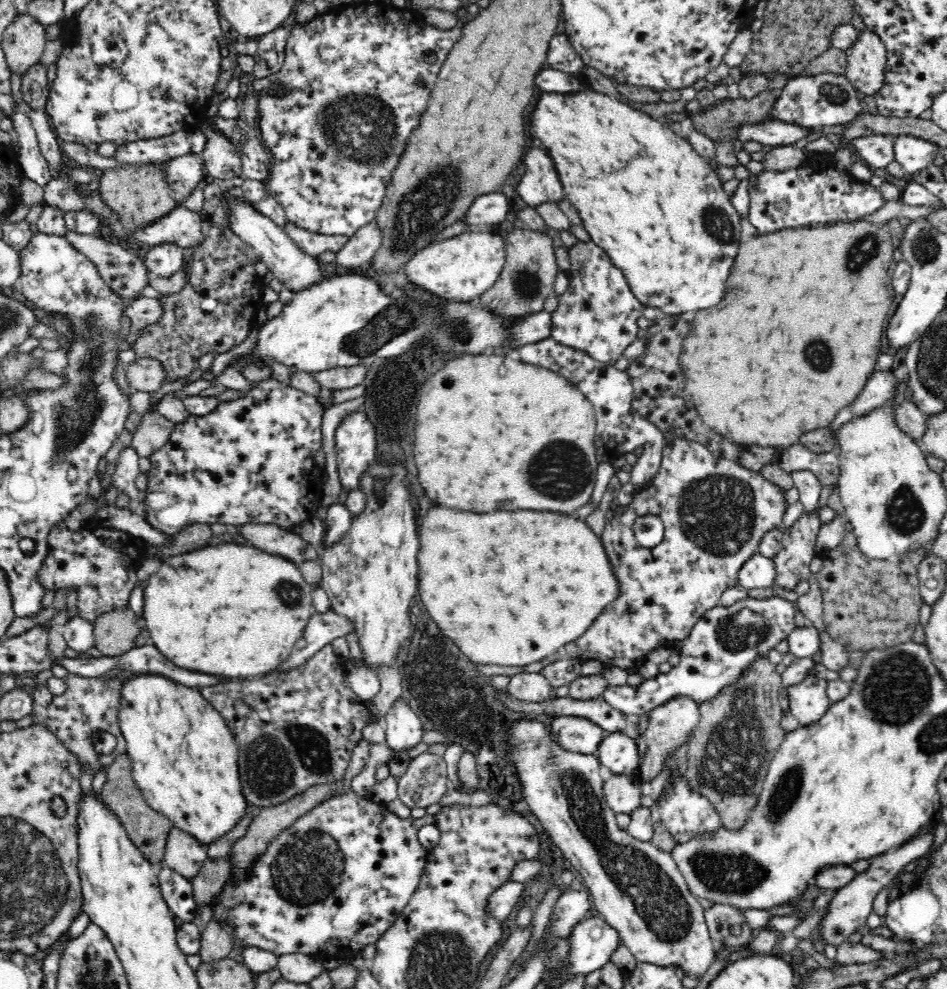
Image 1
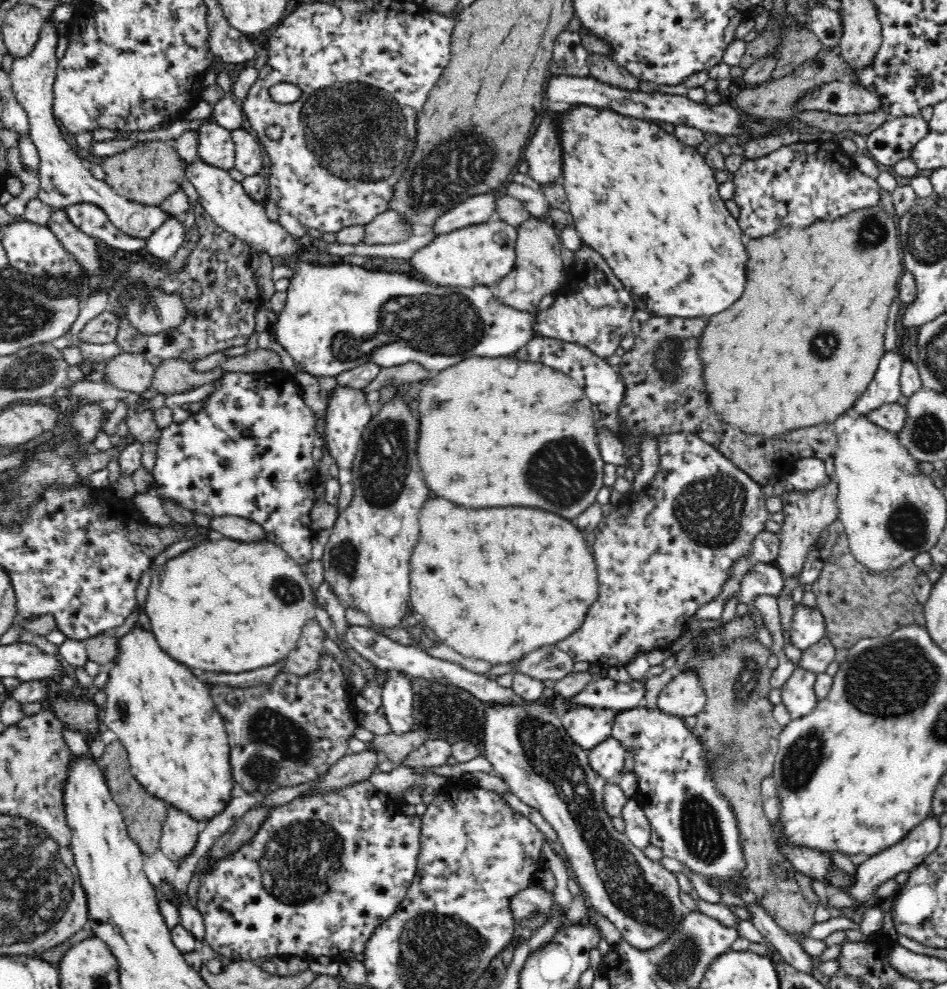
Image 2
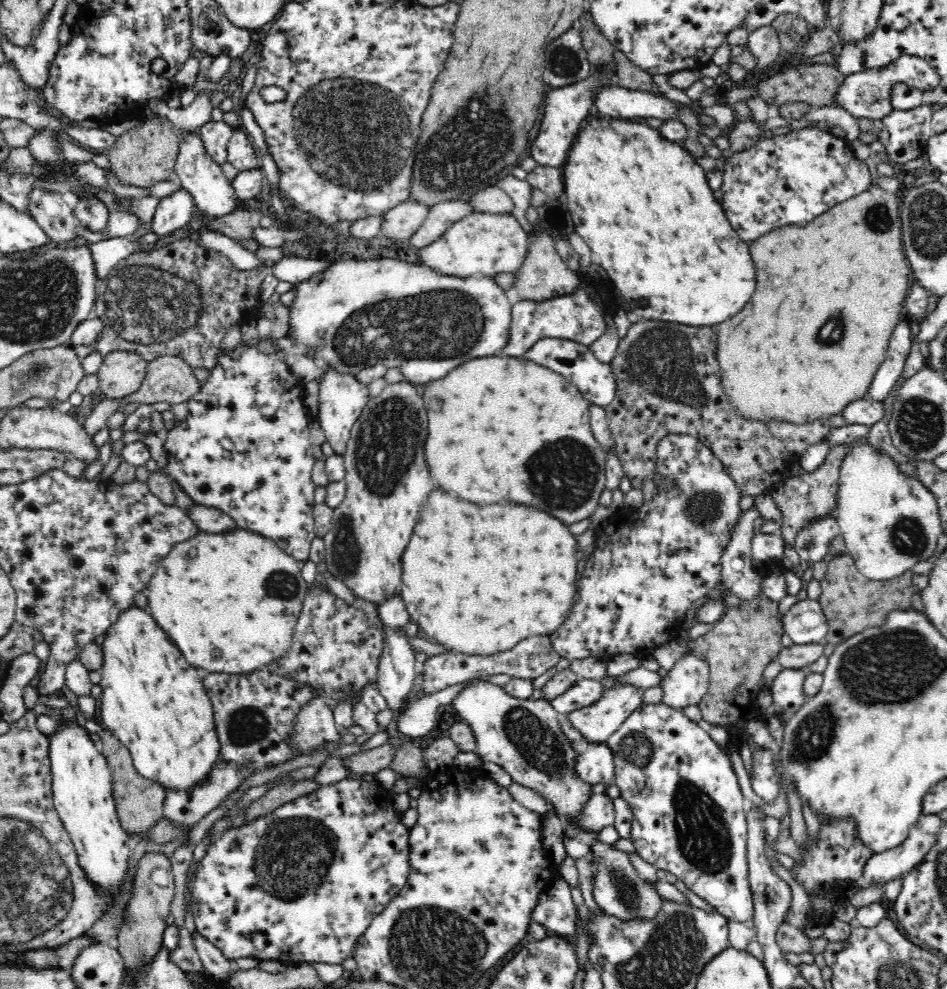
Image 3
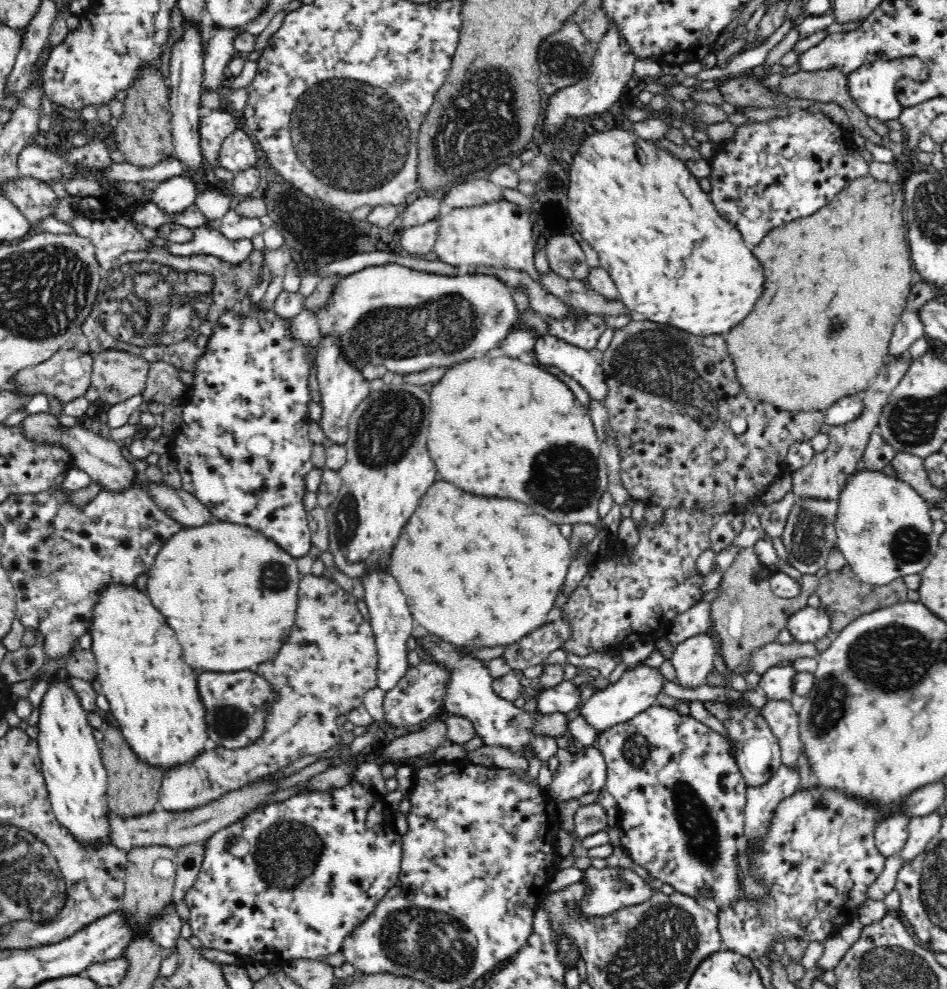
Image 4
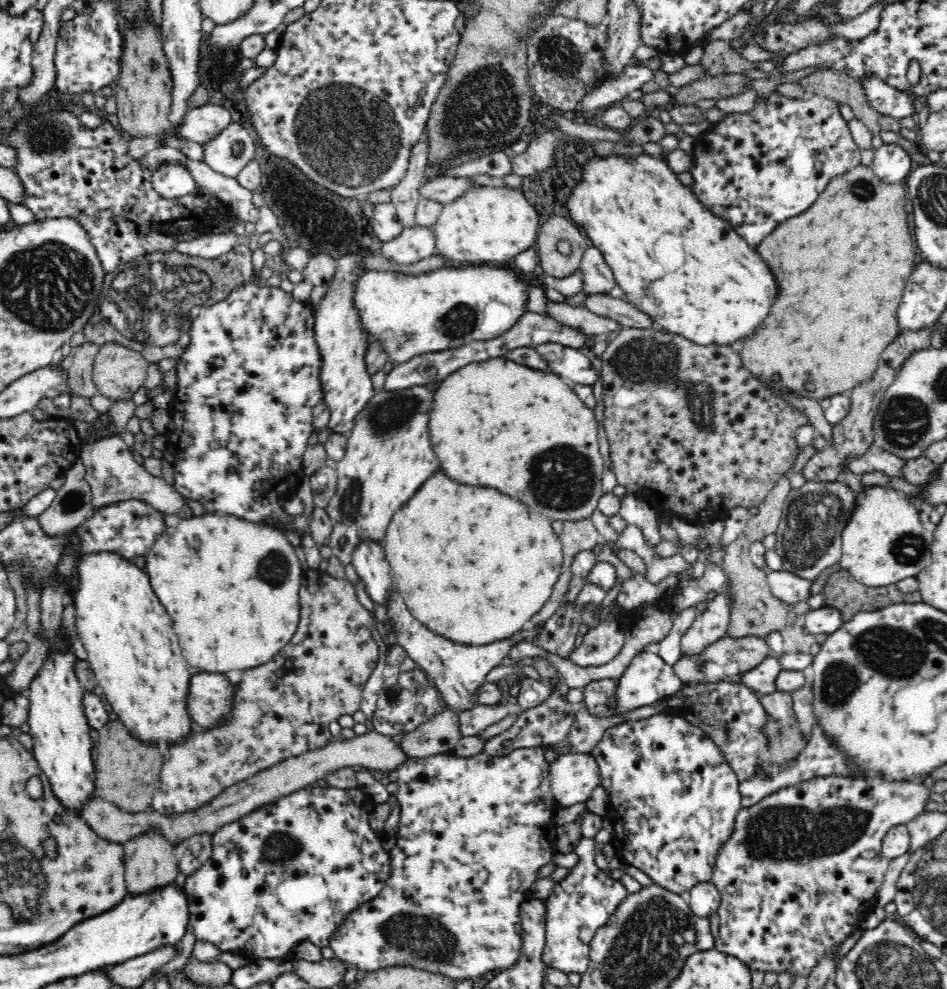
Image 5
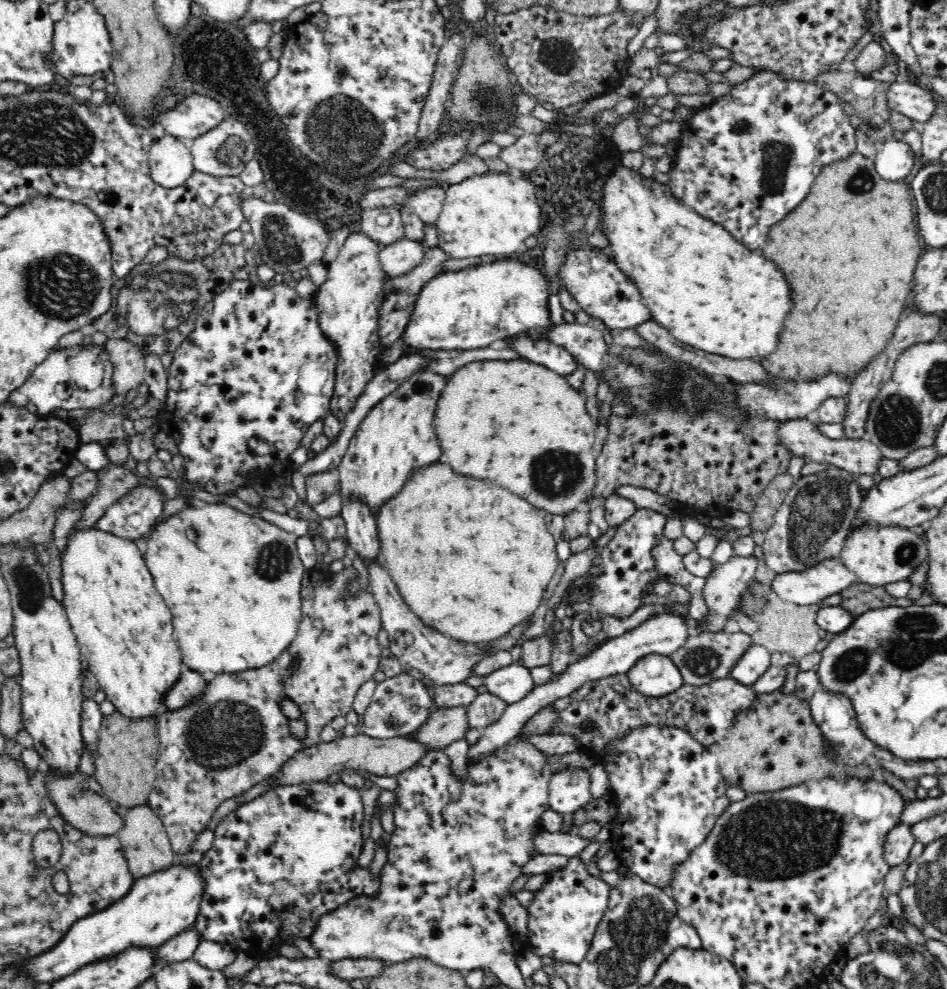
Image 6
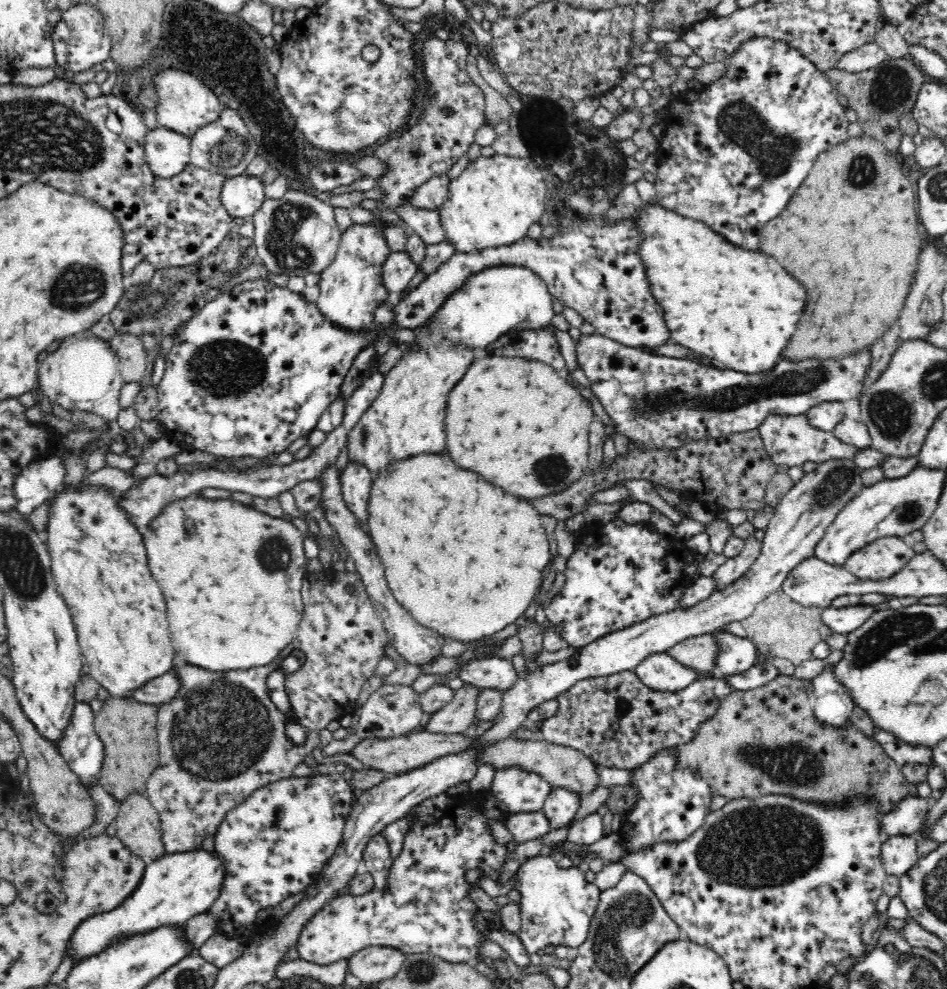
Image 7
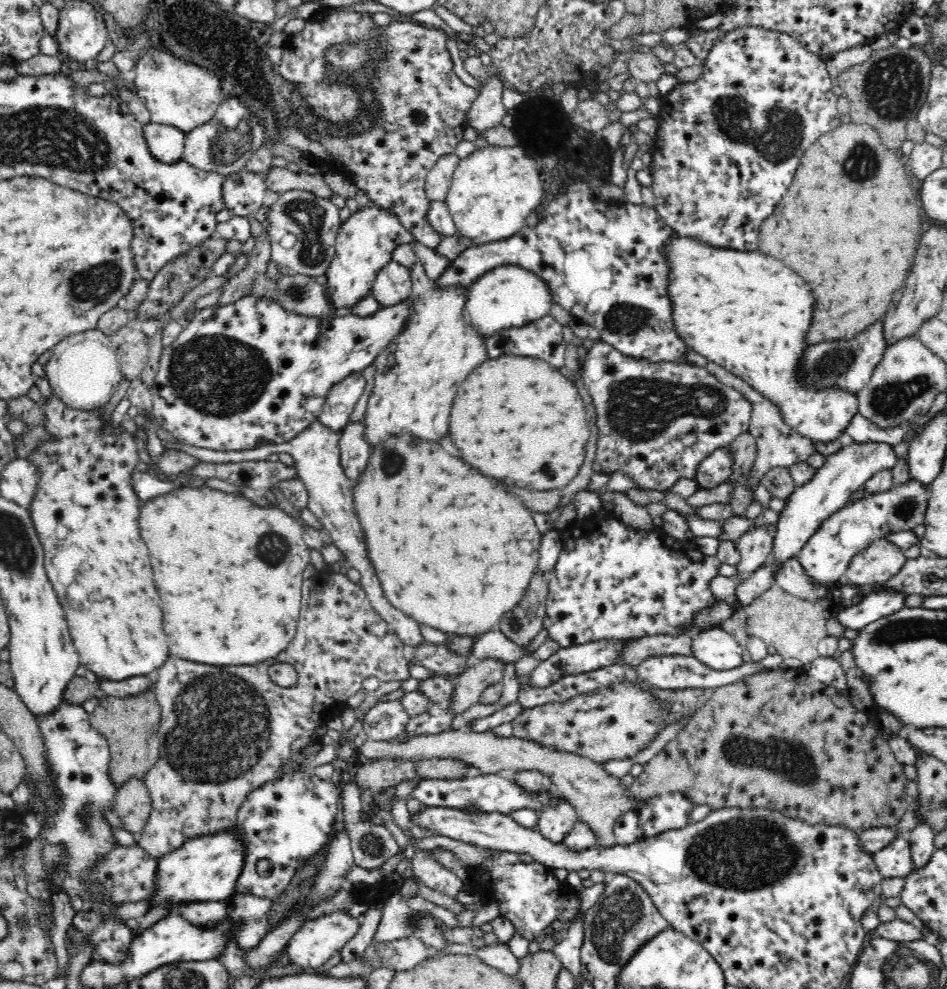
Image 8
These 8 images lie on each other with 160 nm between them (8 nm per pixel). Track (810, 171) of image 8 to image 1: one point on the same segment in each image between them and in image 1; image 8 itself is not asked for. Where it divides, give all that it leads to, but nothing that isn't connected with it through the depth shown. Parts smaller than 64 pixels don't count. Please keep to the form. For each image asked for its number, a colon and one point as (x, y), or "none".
1: (766, 379)
2: (765, 372)
3: (853, 253)
4: (854, 250)
5: (842, 266)
6: (849, 288)
7: (856, 252)

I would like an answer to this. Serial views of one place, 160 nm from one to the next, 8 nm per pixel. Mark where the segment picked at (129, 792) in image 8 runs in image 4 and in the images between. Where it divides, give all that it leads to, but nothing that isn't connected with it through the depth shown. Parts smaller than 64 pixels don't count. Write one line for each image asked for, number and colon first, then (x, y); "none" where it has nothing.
4: (145, 894)
5: (150, 862)
6: (147, 848)
7: (138, 826)

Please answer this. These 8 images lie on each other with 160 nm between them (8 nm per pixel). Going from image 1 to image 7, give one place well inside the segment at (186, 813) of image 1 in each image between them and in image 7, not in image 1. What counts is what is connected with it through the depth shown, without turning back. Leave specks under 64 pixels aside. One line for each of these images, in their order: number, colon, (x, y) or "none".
2: (177, 746)
3: (153, 701)
4: (152, 693)
5: (131, 648)
6: (124, 630)
7: (97, 556)

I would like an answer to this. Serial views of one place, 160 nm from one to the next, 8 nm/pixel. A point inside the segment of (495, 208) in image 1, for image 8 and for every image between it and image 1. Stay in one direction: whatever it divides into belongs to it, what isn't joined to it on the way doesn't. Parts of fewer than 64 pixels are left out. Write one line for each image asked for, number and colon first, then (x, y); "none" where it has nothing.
2: (479, 209)
3: (441, 215)
4: (418, 240)
5: (415, 243)
6: (398, 258)
7: (398, 271)
8: (392, 286)

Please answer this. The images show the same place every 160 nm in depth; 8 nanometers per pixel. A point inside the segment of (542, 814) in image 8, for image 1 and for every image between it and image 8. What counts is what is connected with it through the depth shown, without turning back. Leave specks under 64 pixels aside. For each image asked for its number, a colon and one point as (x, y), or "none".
1: (618, 752)
2: (607, 758)
3: (595, 765)
4: (582, 771)
5: (573, 776)
6: (568, 791)
7: (561, 806)

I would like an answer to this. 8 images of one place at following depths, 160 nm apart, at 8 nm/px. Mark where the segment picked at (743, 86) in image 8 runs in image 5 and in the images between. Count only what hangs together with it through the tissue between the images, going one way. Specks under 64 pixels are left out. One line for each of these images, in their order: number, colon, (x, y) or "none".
5: (756, 169)
6: (745, 161)
7: (734, 151)

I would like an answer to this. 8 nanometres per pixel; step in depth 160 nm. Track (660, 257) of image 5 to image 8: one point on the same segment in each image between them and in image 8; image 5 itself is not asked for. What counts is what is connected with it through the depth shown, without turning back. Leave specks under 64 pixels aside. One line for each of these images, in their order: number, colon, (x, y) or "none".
6: (712, 293)
7: (723, 301)
8: (746, 311)

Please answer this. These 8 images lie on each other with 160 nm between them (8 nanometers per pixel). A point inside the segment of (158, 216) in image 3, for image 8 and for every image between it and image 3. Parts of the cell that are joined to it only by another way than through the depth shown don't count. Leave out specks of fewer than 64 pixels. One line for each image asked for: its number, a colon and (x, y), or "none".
4: (176, 193)
5: (171, 179)
6: (170, 162)
7: (167, 152)
8: (166, 143)

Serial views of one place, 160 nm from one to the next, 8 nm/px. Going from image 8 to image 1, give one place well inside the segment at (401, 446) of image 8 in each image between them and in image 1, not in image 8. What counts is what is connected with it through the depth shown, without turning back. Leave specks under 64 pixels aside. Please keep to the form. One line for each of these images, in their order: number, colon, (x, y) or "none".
1: (510, 588)
2: (493, 584)
3: (478, 579)
4: (468, 595)
5: (474, 565)
6: (475, 590)
7: (425, 515)

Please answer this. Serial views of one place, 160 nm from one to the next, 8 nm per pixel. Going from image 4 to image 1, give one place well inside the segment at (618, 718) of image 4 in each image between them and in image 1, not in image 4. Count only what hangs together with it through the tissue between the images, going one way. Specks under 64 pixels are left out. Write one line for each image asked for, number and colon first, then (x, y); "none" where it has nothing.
1: (575, 733)
2: (588, 726)
3: (596, 722)

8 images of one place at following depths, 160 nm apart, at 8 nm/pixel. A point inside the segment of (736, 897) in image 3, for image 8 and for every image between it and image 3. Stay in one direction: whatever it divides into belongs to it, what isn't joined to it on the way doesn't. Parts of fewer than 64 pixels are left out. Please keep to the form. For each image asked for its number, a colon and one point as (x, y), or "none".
4: (681, 797)
5: (676, 798)
6: (669, 792)
7: (672, 804)
8: (669, 812)

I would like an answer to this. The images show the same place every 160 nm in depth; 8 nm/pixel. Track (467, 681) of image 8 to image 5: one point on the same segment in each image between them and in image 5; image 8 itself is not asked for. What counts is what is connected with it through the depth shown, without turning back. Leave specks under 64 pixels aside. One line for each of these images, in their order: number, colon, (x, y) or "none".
5: (440, 734)
6: (445, 724)
7: (458, 714)

